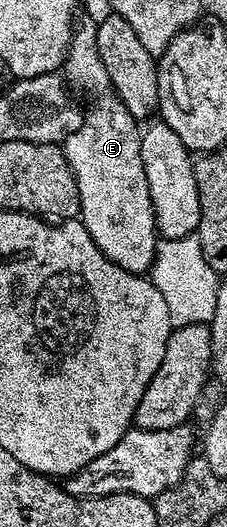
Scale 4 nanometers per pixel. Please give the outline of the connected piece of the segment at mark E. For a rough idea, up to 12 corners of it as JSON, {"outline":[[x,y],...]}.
{"outline":[[96,22],[61,73],[99,98],[61,148],[79,217],[117,267],[143,275],[157,230],[141,125],[112,95]]}

